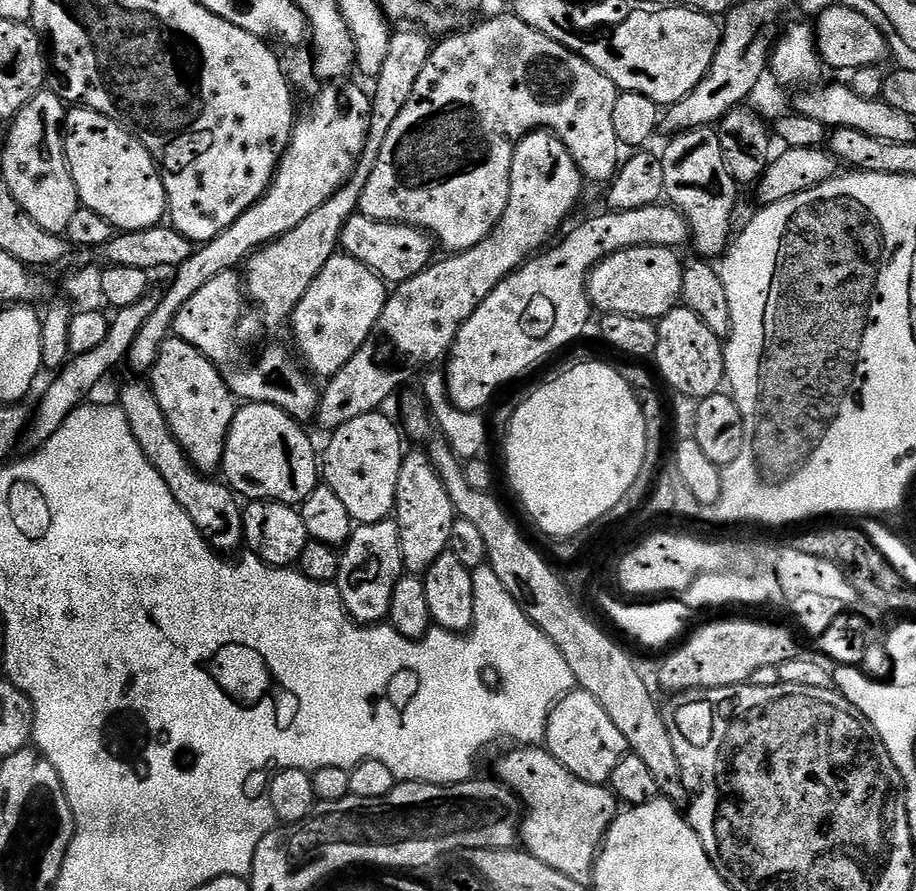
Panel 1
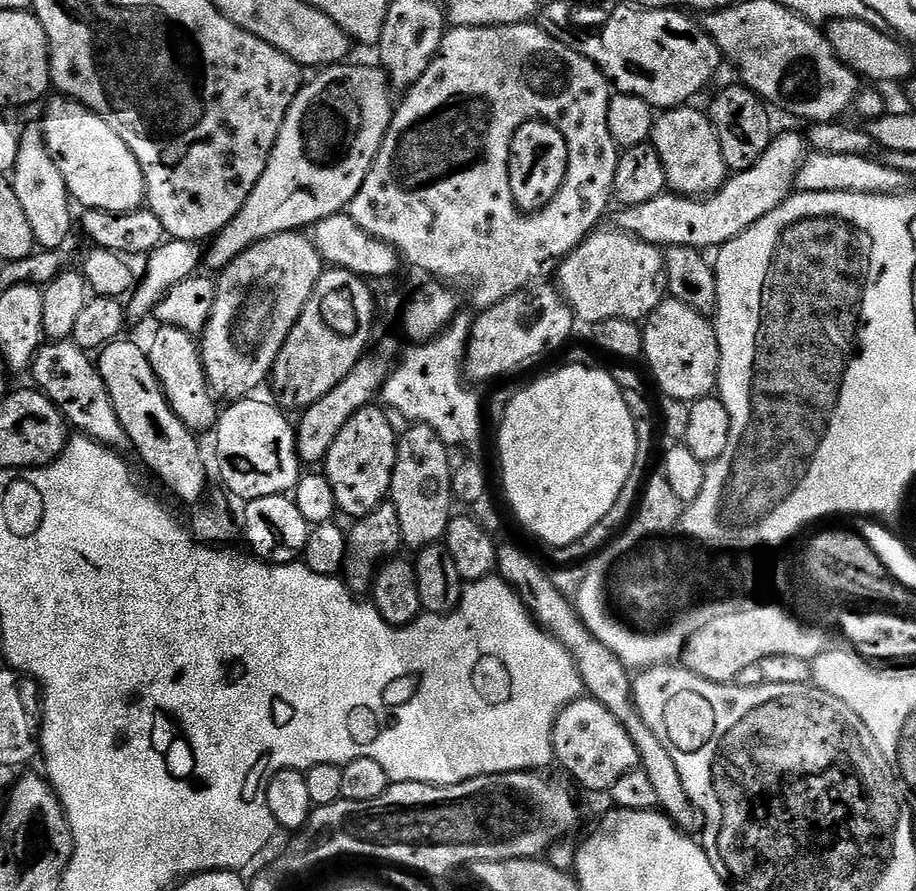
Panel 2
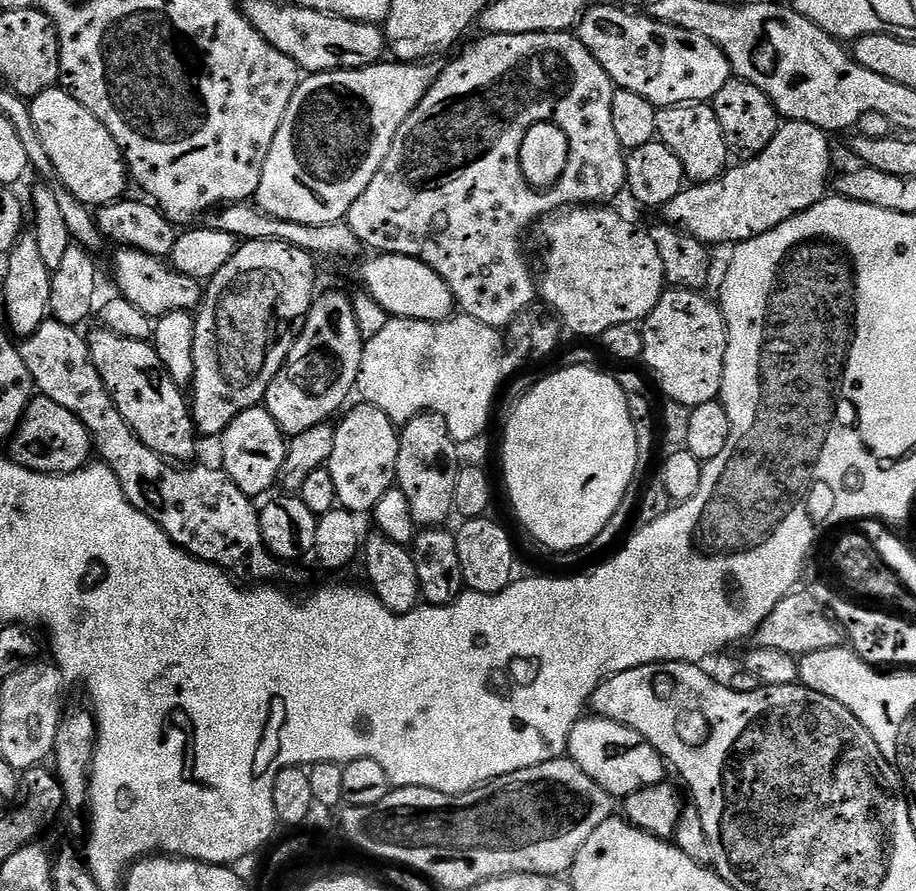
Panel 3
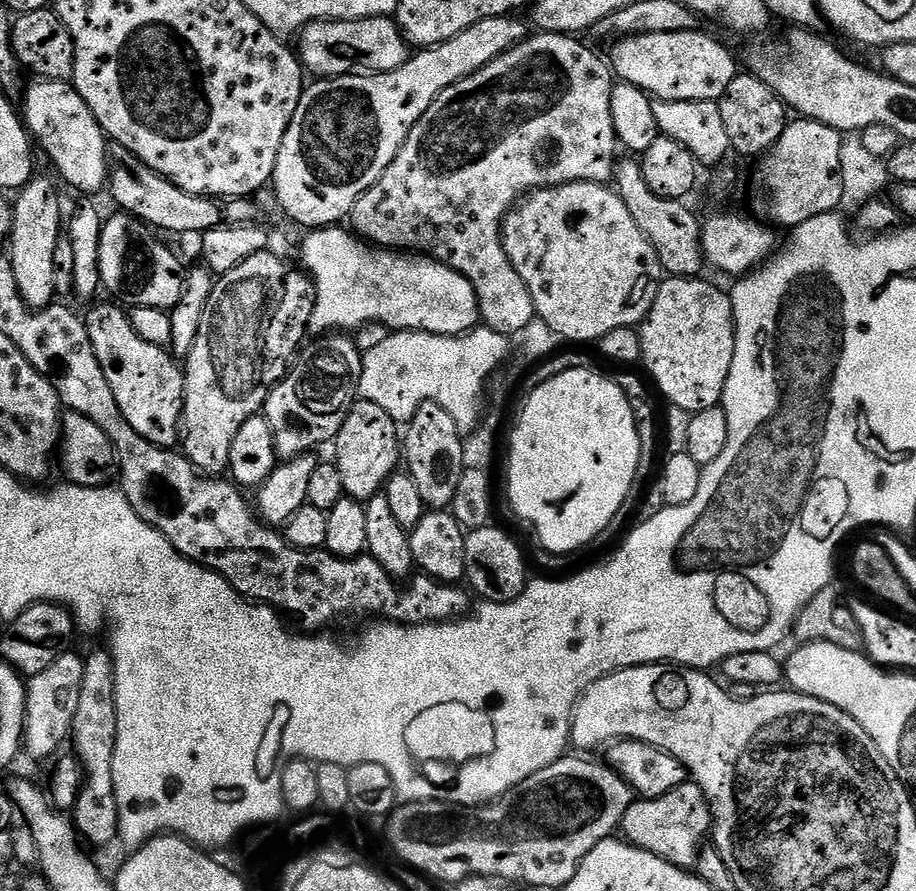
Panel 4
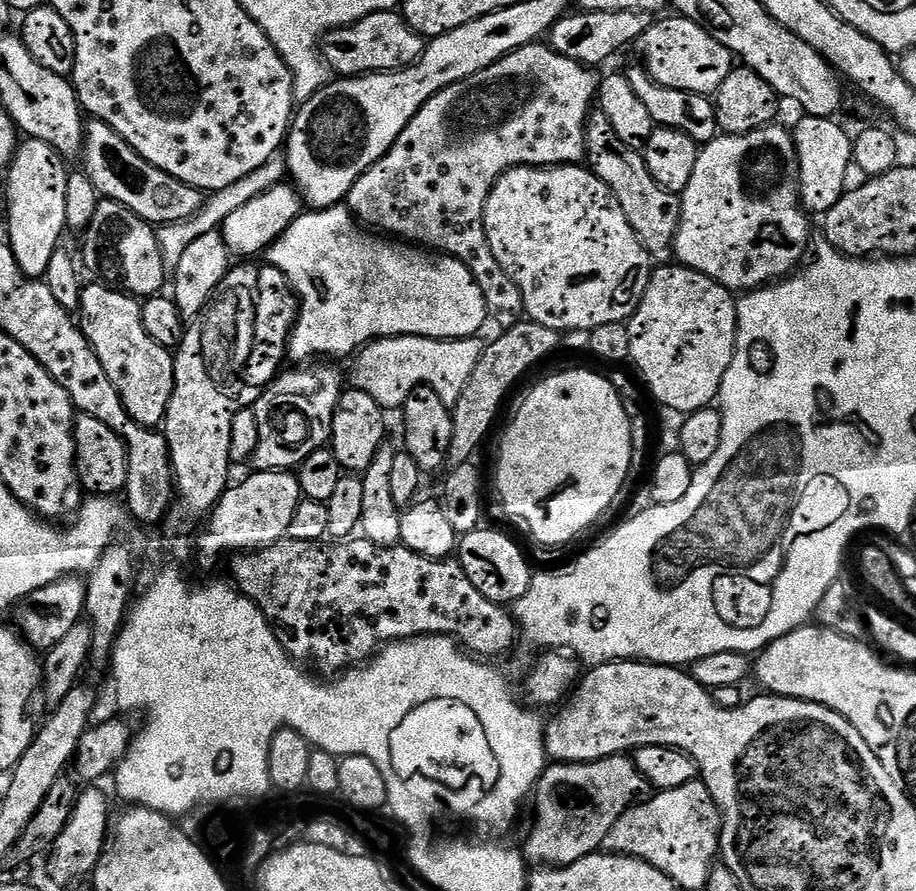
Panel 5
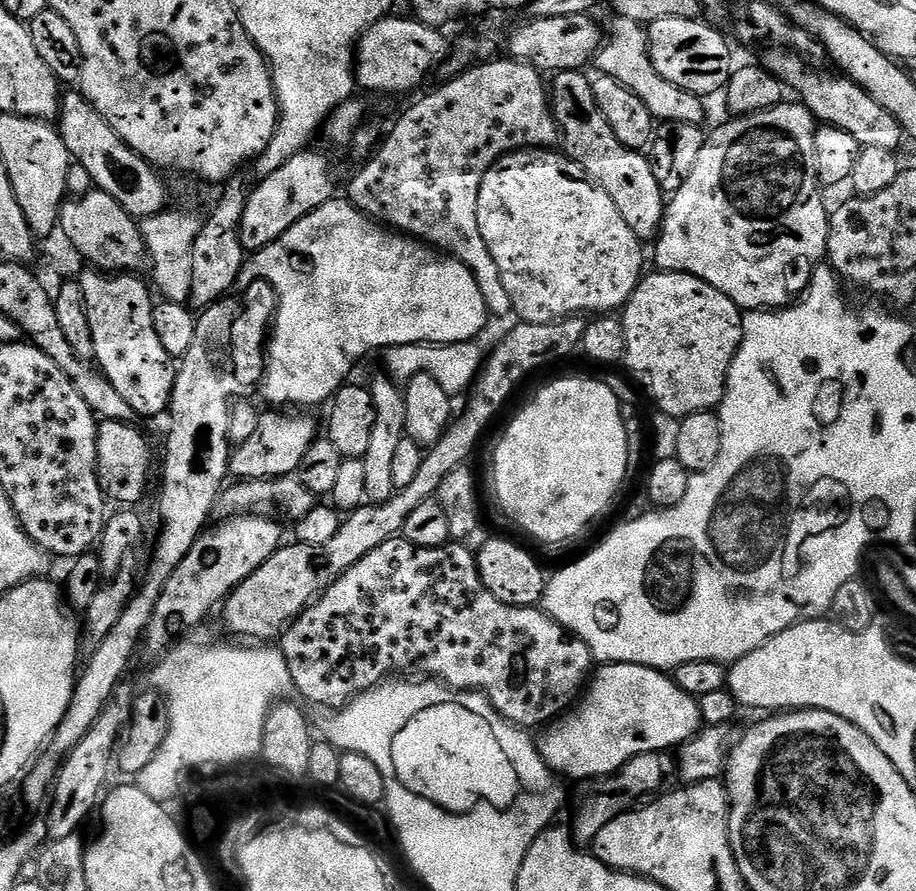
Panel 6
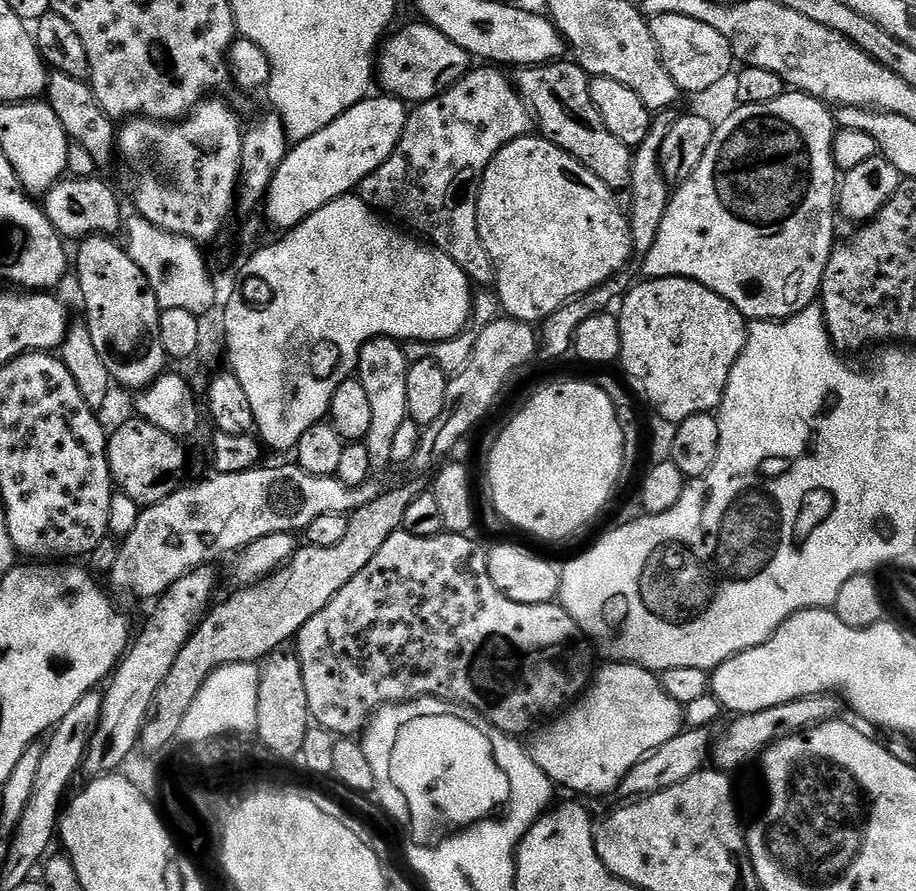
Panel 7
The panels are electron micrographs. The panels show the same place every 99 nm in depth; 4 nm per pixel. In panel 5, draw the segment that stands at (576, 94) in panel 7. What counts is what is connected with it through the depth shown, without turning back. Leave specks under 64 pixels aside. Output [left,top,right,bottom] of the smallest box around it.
[584,110,680,266]

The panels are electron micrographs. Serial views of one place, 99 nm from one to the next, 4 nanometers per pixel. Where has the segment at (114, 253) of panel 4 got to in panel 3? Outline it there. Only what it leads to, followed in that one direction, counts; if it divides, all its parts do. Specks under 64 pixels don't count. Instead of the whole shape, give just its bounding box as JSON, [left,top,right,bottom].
[112,246,204,318]

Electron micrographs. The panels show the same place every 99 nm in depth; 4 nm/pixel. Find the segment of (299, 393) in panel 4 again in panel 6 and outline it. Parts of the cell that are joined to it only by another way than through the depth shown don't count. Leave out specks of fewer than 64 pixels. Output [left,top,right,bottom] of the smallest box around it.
[228,410,318,481]

